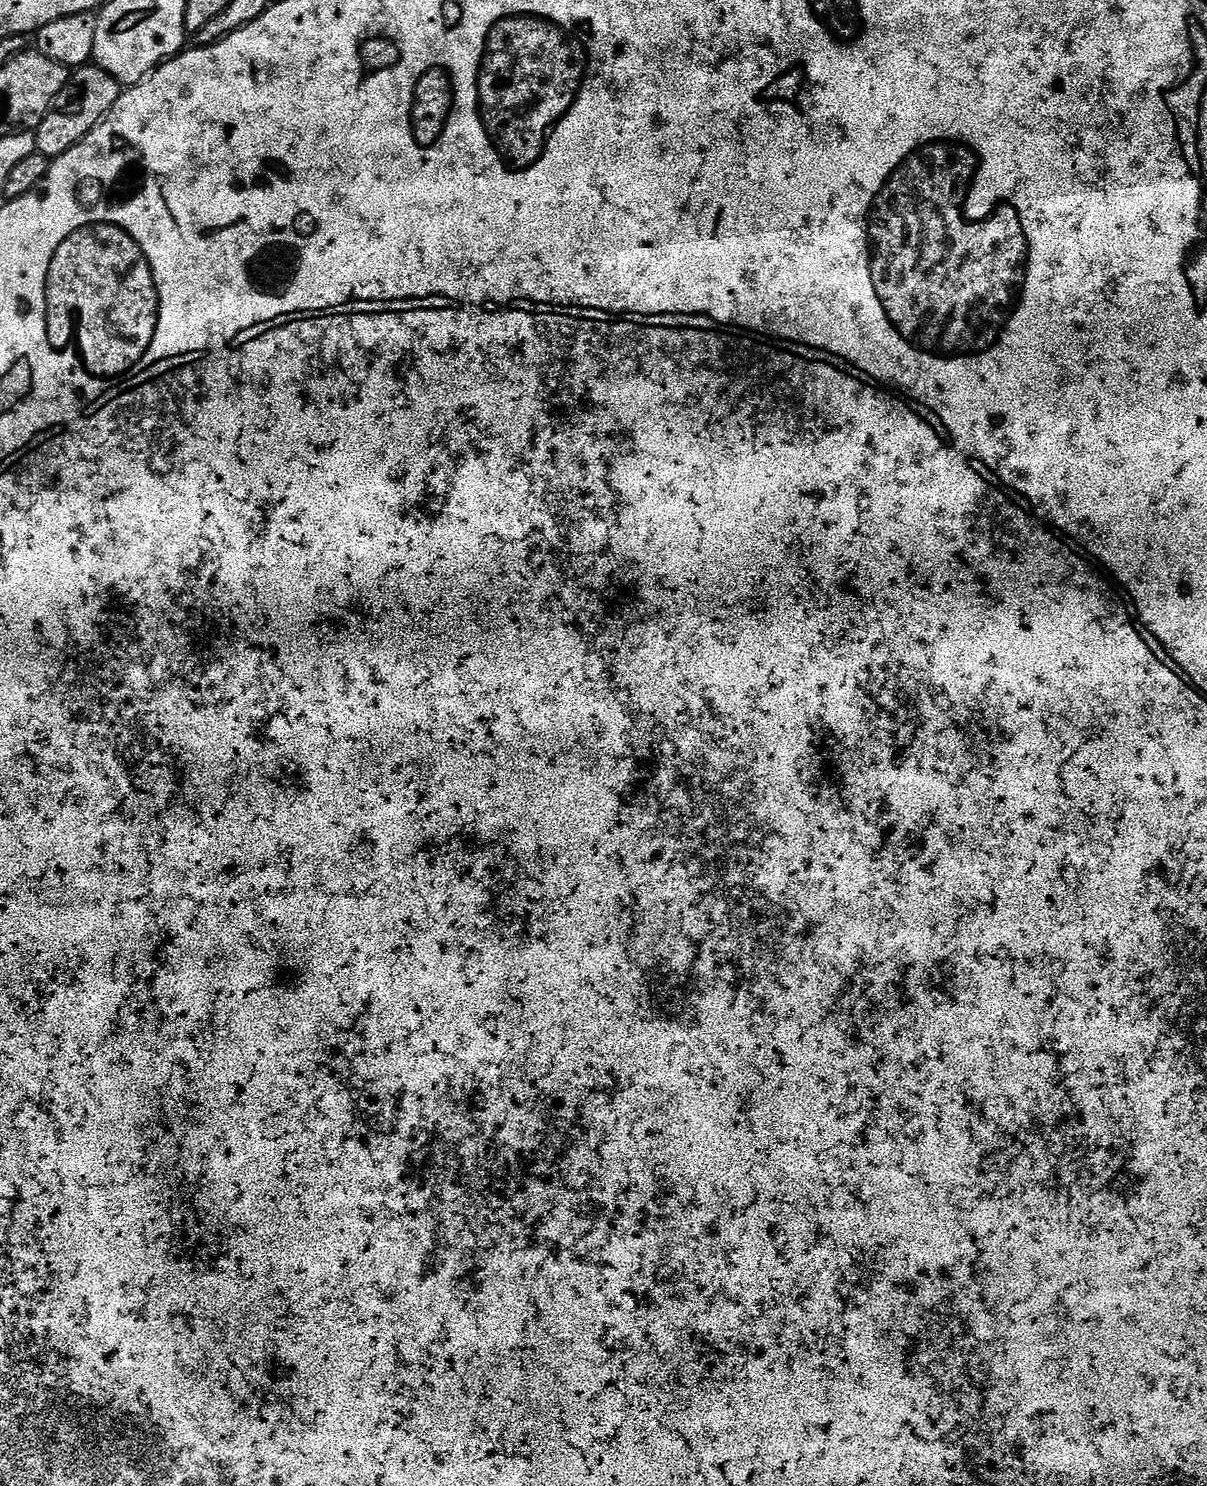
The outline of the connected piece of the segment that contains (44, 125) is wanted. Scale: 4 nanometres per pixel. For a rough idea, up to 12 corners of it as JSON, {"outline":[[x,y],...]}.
{"outline":[[77,68],[35,128],[55,158],[108,117],[122,86]]}

